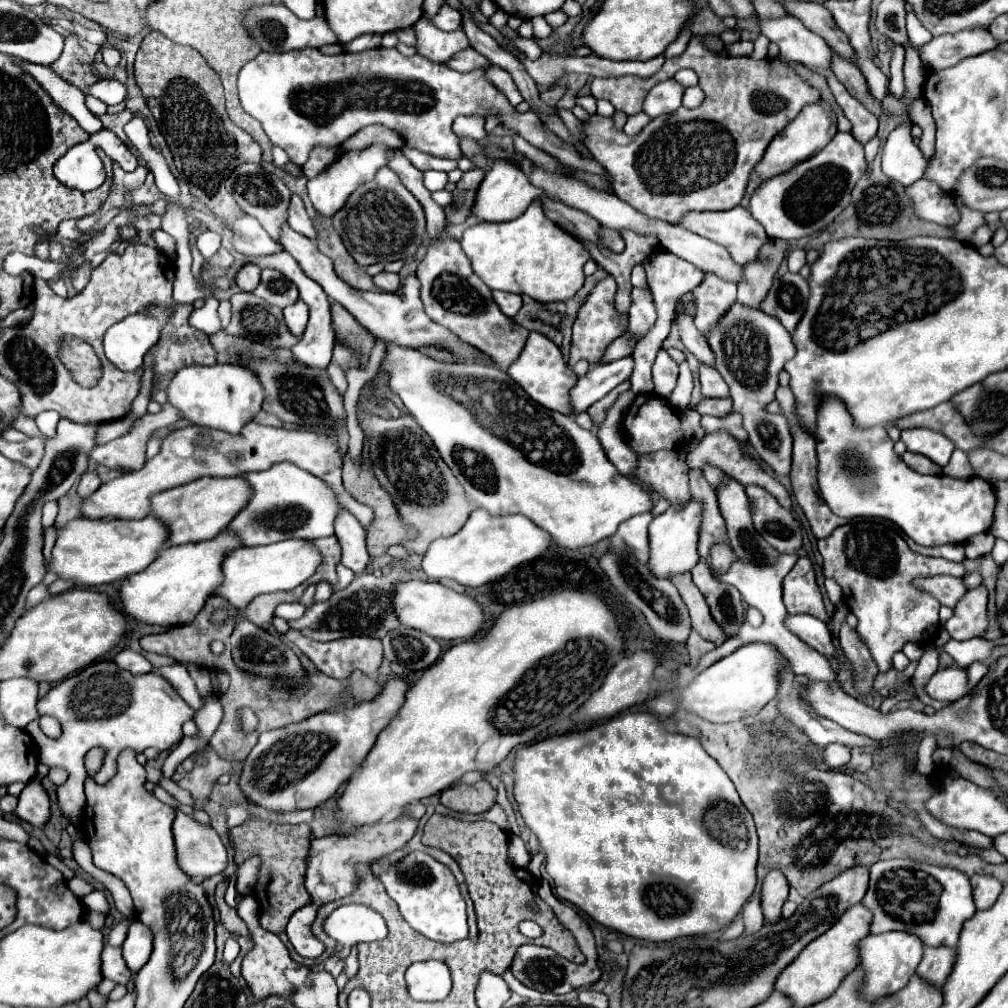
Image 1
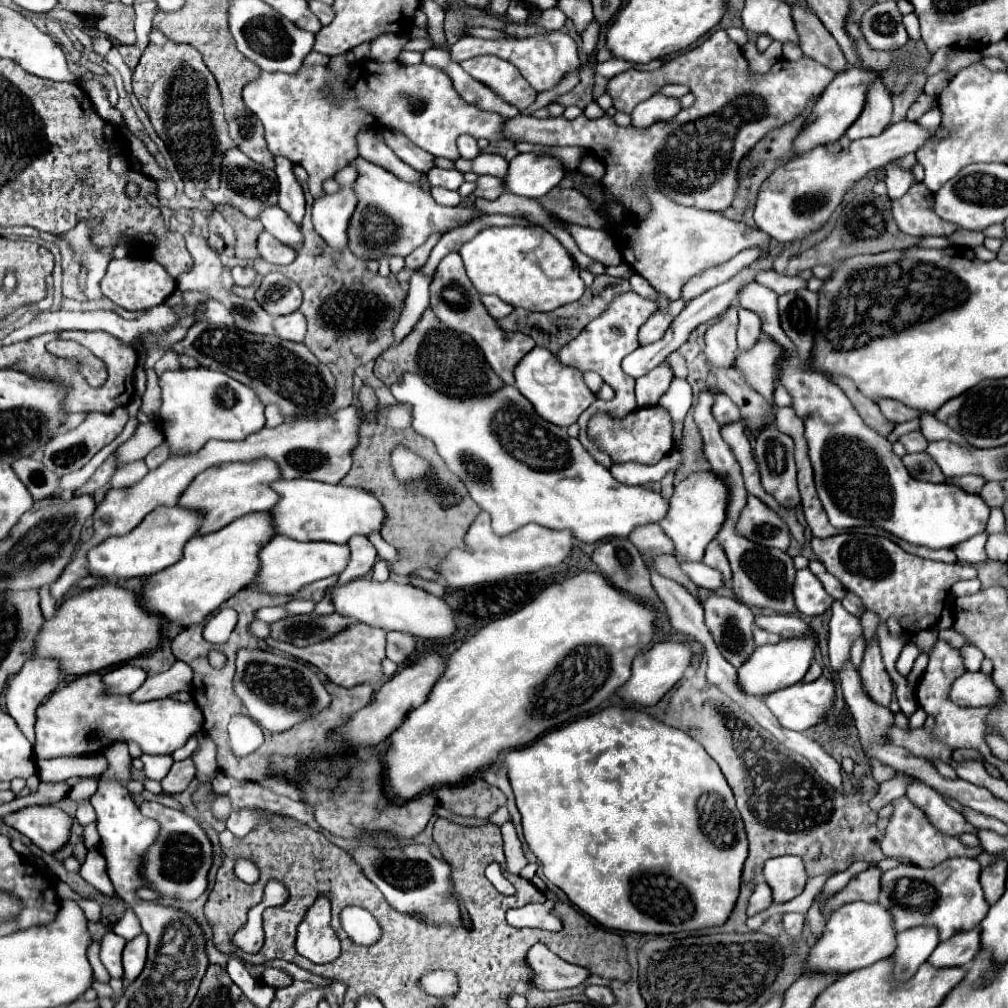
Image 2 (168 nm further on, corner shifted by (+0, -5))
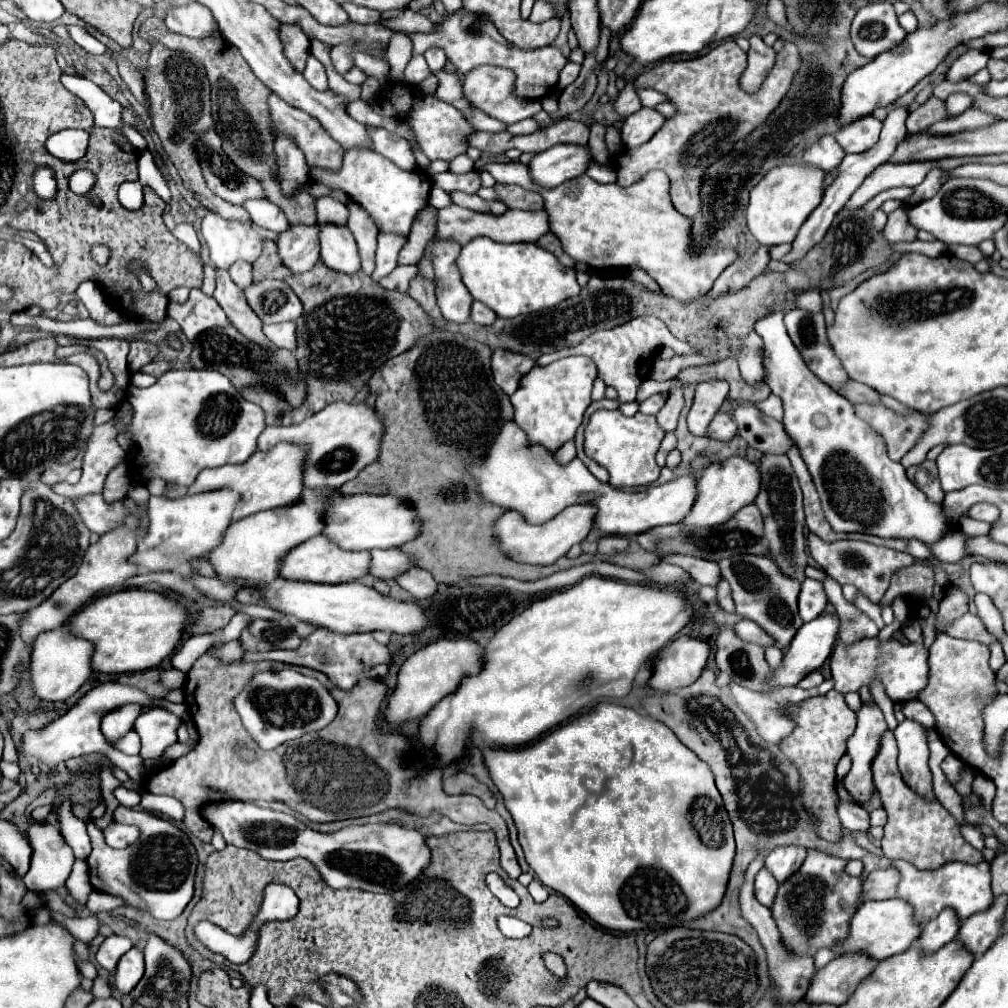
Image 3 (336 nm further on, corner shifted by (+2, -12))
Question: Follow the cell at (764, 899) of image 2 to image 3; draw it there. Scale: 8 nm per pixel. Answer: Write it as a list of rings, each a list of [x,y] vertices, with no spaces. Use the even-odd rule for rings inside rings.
[[[761,868],[755,876],[755,896],[757,896],[757,900],[761,904],[765,904],[767,908],[771,908],[773,900],[777,896],[777,888],[779,888],[779,884],[775,882],[775,878],[769,872],[765,872],[765,868]]]

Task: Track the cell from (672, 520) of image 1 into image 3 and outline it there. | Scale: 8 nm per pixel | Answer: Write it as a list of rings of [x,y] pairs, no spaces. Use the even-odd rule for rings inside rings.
[[[733,456],[725,462],[711,464],[703,470],[701,478],[697,480],[697,496],[693,502],[693,508],[689,514],[681,520],[683,528],[697,530],[697,528],[713,528],[715,524],[725,524],[725,520],[731,520],[743,506],[753,502],[759,494],[759,470],[753,462]]]

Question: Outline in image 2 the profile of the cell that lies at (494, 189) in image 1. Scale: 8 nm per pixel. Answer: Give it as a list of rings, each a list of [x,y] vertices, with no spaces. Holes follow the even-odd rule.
[[[519,153],[509,161],[505,191],[539,199],[547,195],[567,175],[565,165],[545,153]]]

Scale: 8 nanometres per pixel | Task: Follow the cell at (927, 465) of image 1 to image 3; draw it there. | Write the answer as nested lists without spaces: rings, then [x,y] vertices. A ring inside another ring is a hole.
[[[925,460],[919,466],[909,468],[907,476],[927,494],[927,498],[931,498],[933,502],[941,502],[943,500],[943,488],[939,484],[937,466],[935,466],[933,460]]]

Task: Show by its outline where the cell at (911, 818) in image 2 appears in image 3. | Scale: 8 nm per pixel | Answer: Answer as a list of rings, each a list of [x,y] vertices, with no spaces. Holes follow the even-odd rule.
[[[891,730],[881,736],[881,748],[871,764],[873,784],[881,796],[881,804],[887,812],[885,836],[881,840],[881,848],[885,858],[889,860],[907,860],[919,870],[935,870],[947,862],[965,862],[979,864],[983,860],[983,852],[973,848],[959,832],[955,818],[939,804],[929,802],[915,792],[911,792],[899,770],[897,770],[897,742]]]

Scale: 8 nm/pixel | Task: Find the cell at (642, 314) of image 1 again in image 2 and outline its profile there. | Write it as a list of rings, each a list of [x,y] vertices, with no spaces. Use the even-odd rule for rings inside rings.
[[[635,273],[629,281],[631,281],[633,291],[635,291],[635,293],[639,293],[641,297],[653,297],[653,301],[657,299],[657,291],[655,291],[655,289],[651,289],[651,285],[649,285],[643,277],[639,277],[637,273]]]

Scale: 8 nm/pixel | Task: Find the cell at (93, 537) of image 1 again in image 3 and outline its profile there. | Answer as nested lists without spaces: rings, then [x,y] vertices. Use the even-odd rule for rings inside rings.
[[[215,490],[183,498],[149,498],[149,526],[145,534],[137,540],[137,550],[129,558],[131,564],[137,564],[149,572],[177,570],[189,560],[203,556],[215,548],[231,524],[231,514],[239,506],[239,494],[233,490]]]

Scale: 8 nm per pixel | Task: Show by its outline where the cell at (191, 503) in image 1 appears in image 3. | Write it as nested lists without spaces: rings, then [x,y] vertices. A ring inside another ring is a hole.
[[[283,442],[283,444],[277,444],[273,450],[255,452],[249,460],[241,464],[227,464],[227,466],[203,470],[197,476],[197,480],[187,488],[187,494],[213,492],[217,488],[233,488],[235,492],[239,492],[243,502],[243,506],[239,506],[237,512],[233,514],[233,520],[245,518],[249,514],[257,514],[261,510],[291,506],[301,498],[301,492],[303,492],[303,486],[301,486],[303,458],[305,458],[305,450],[301,446]]]

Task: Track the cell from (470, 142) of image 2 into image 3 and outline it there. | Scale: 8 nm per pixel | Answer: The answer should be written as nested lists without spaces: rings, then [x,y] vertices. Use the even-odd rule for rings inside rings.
[[[459,154],[459,156],[455,156],[455,158],[451,160],[451,172],[459,172],[459,174],[471,172],[473,166],[475,166],[475,162],[473,162],[467,154]]]

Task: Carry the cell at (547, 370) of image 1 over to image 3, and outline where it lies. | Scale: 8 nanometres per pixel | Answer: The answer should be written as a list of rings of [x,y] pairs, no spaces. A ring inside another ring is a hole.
[[[585,356],[561,358],[549,366],[535,364],[531,372],[521,378],[517,392],[511,396],[511,404],[515,406],[515,422],[527,432],[529,442],[557,450],[571,440],[583,420],[583,412],[591,404],[591,386],[595,378],[597,368],[593,360]]]

